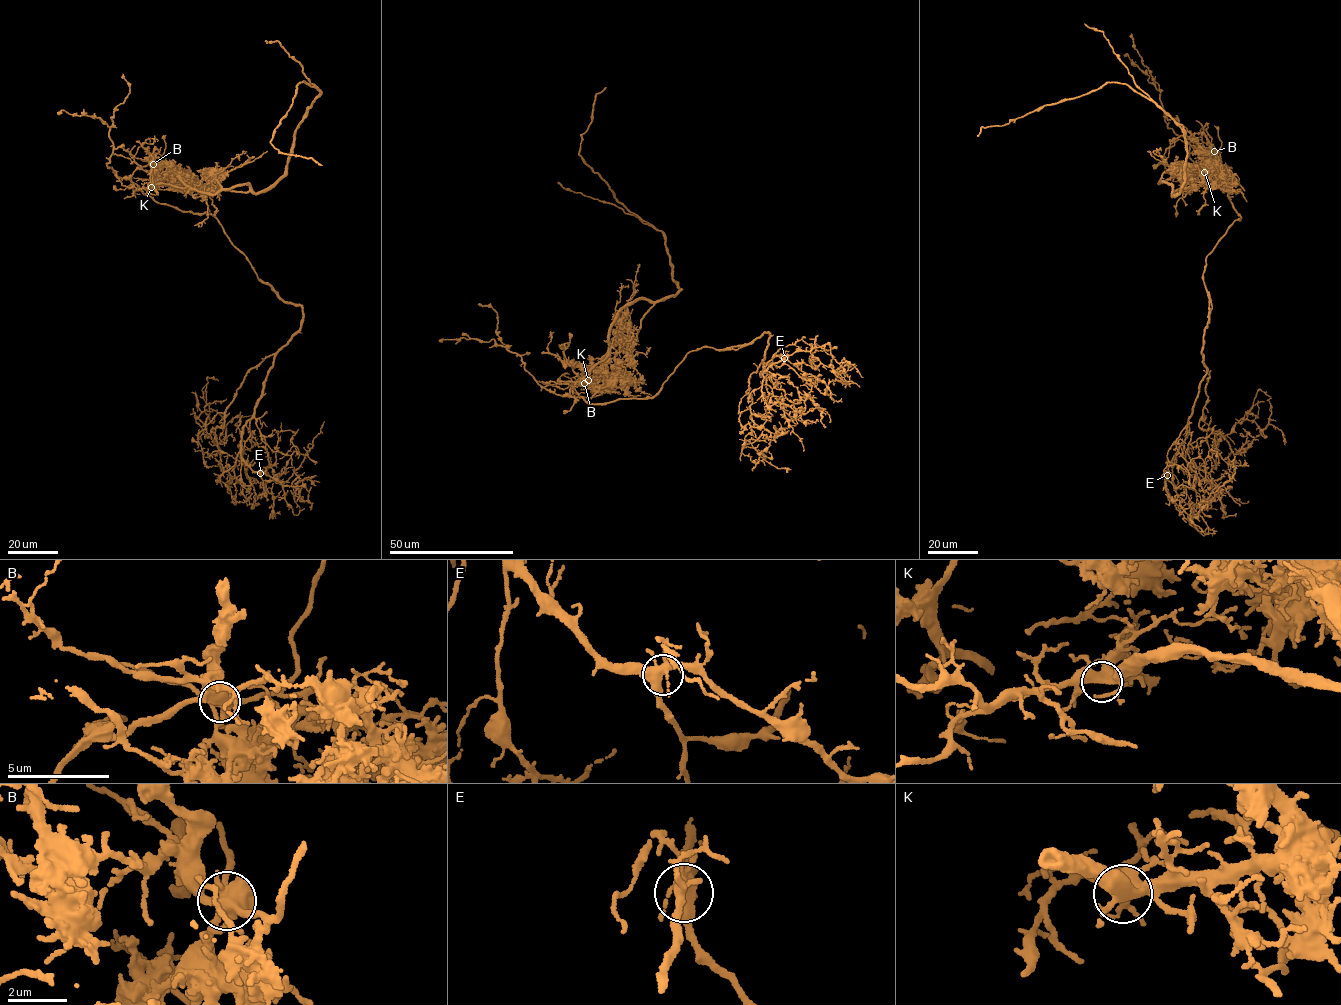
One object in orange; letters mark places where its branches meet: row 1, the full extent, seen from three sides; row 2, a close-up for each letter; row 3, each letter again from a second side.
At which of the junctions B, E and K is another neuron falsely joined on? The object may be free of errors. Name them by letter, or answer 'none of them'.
B

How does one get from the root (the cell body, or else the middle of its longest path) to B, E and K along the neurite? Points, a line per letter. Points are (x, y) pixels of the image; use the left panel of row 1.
B: (141, 190), (132, 182), (131, 175), (138, 168), (153, 164)
E: (141, 190), (211, 214), (258, 279), (301, 306), (301, 327), (275, 355), (243, 427), (241, 458), (260, 473)
K: (141, 190), (132, 182), (131, 175), (138, 168), (153, 164), (155, 179), (151, 187)

